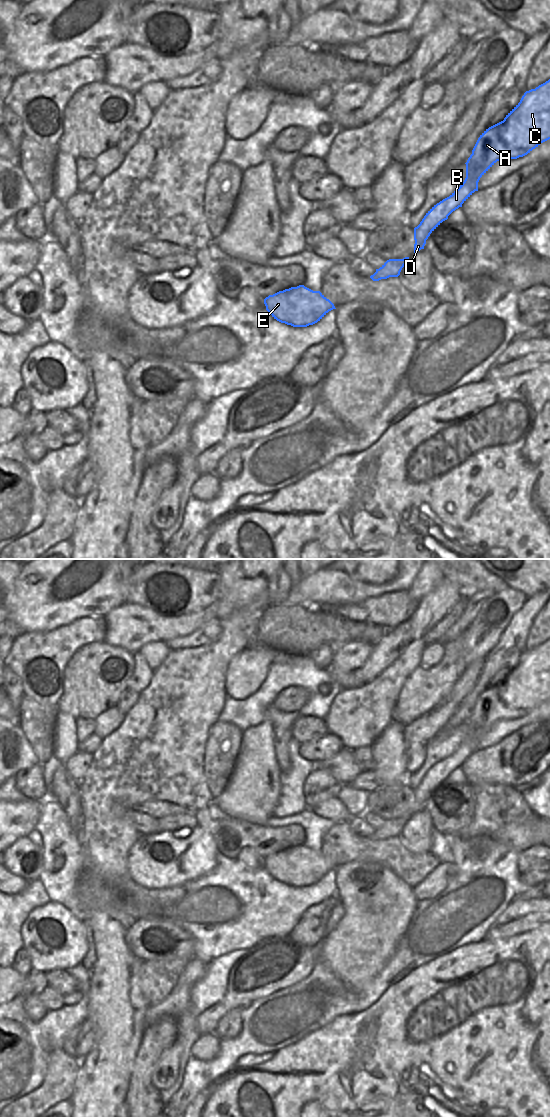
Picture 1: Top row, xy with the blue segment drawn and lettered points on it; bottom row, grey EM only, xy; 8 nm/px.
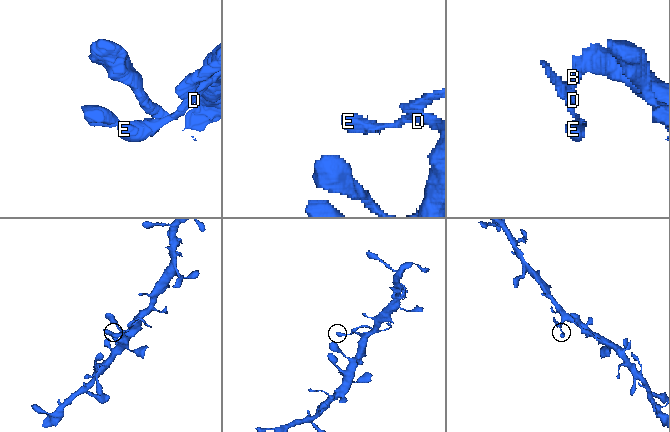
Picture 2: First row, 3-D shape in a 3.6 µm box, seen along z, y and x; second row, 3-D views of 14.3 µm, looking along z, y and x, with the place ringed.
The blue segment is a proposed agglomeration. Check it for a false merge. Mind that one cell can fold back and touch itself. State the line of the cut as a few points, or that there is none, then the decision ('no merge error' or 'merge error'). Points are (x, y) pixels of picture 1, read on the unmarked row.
no cut | no merge error

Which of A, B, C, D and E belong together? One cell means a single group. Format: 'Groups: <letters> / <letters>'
Groups: A B C D E.

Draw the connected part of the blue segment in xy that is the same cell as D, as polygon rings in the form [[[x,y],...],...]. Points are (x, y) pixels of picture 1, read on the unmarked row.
[[[550,639],[535,649],[526,651],[520,662],[506,675],[503,681],[486,689],[478,698],[472,714],[466,724],[464,742],[447,758],[434,765],[414,788],[414,813],[424,809],[430,794],[448,776],[462,767],[462,764],[478,751],[480,738],[497,722],[505,719],[517,719],[530,713],[541,703],[550,699]]]

